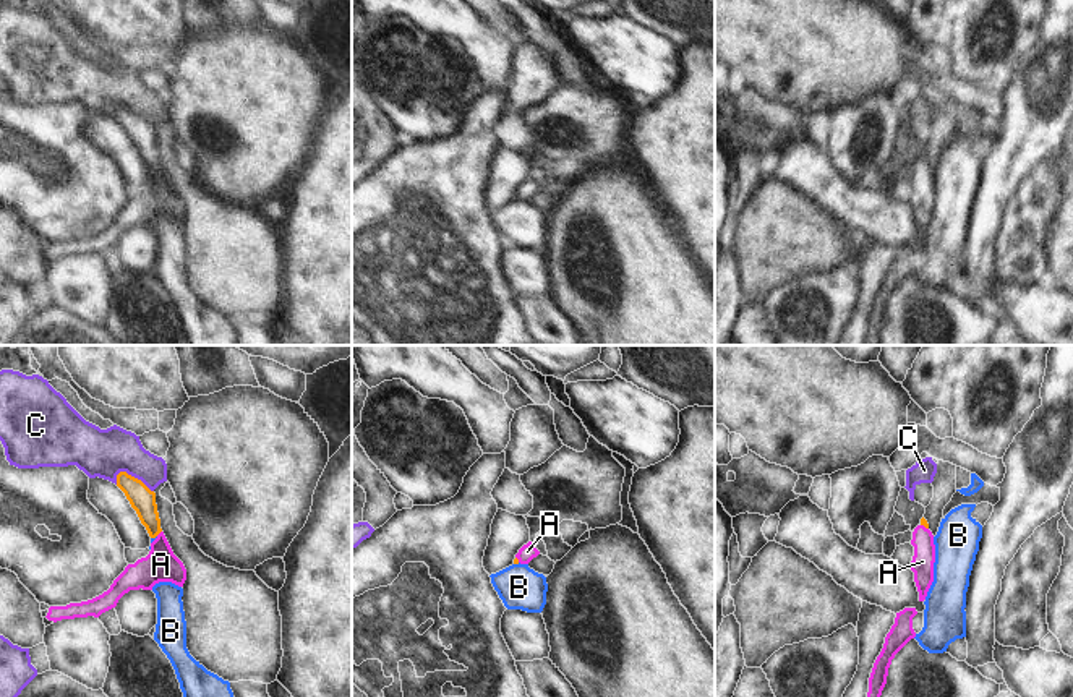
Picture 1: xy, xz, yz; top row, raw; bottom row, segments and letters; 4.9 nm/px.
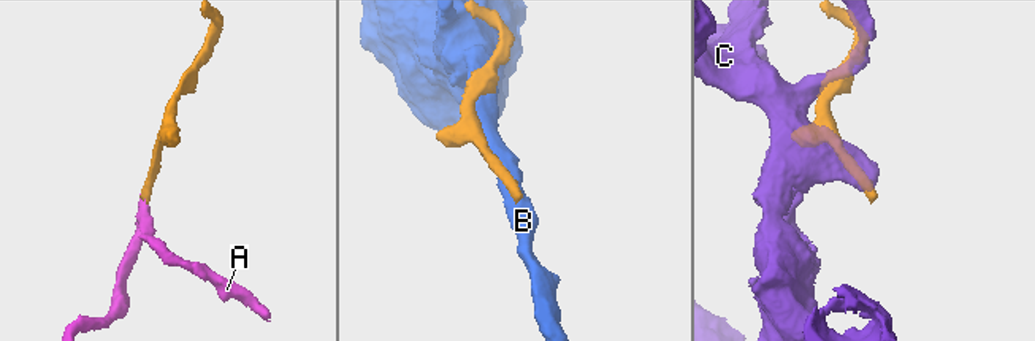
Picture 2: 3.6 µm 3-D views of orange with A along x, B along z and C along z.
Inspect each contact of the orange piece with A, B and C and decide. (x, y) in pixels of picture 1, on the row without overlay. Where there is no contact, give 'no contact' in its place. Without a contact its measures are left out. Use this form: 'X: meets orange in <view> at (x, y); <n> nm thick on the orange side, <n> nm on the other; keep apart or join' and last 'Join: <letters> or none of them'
A: meets orange in xy at (158, 171); 120 nm thick on the orange side, 170 nm on the other; join
B: meets orange in xy at (153, 174); 120 nm thick on the orange side, 20 nm on the other; keep apart
C: meets orange in xy at (133, 114); 120 nm thick on the orange side, 240 nm on the other; keep apart
Join: A

